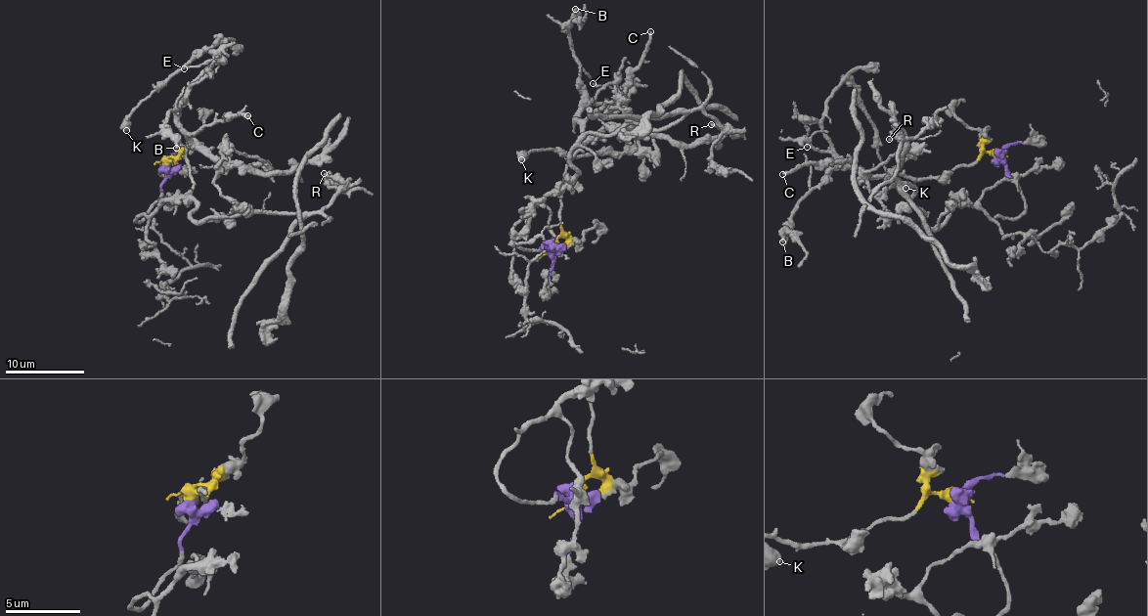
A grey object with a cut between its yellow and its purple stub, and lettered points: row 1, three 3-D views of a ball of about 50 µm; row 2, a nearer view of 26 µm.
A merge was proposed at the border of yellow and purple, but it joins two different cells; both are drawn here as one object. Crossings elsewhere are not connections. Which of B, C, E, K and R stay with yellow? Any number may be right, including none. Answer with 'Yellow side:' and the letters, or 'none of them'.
Yellow side: B, C, E, K

